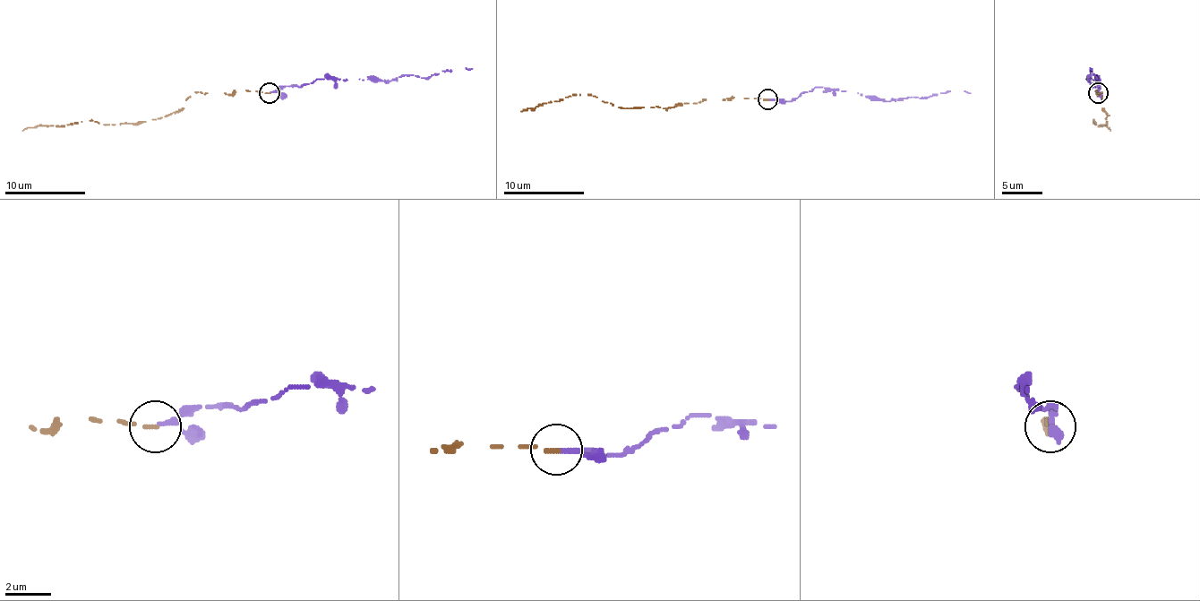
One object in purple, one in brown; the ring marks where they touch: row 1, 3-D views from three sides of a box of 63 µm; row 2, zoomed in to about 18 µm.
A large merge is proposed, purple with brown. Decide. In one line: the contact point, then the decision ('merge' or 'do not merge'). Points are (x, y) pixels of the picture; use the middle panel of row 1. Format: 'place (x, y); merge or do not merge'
place (767, 99); merge

